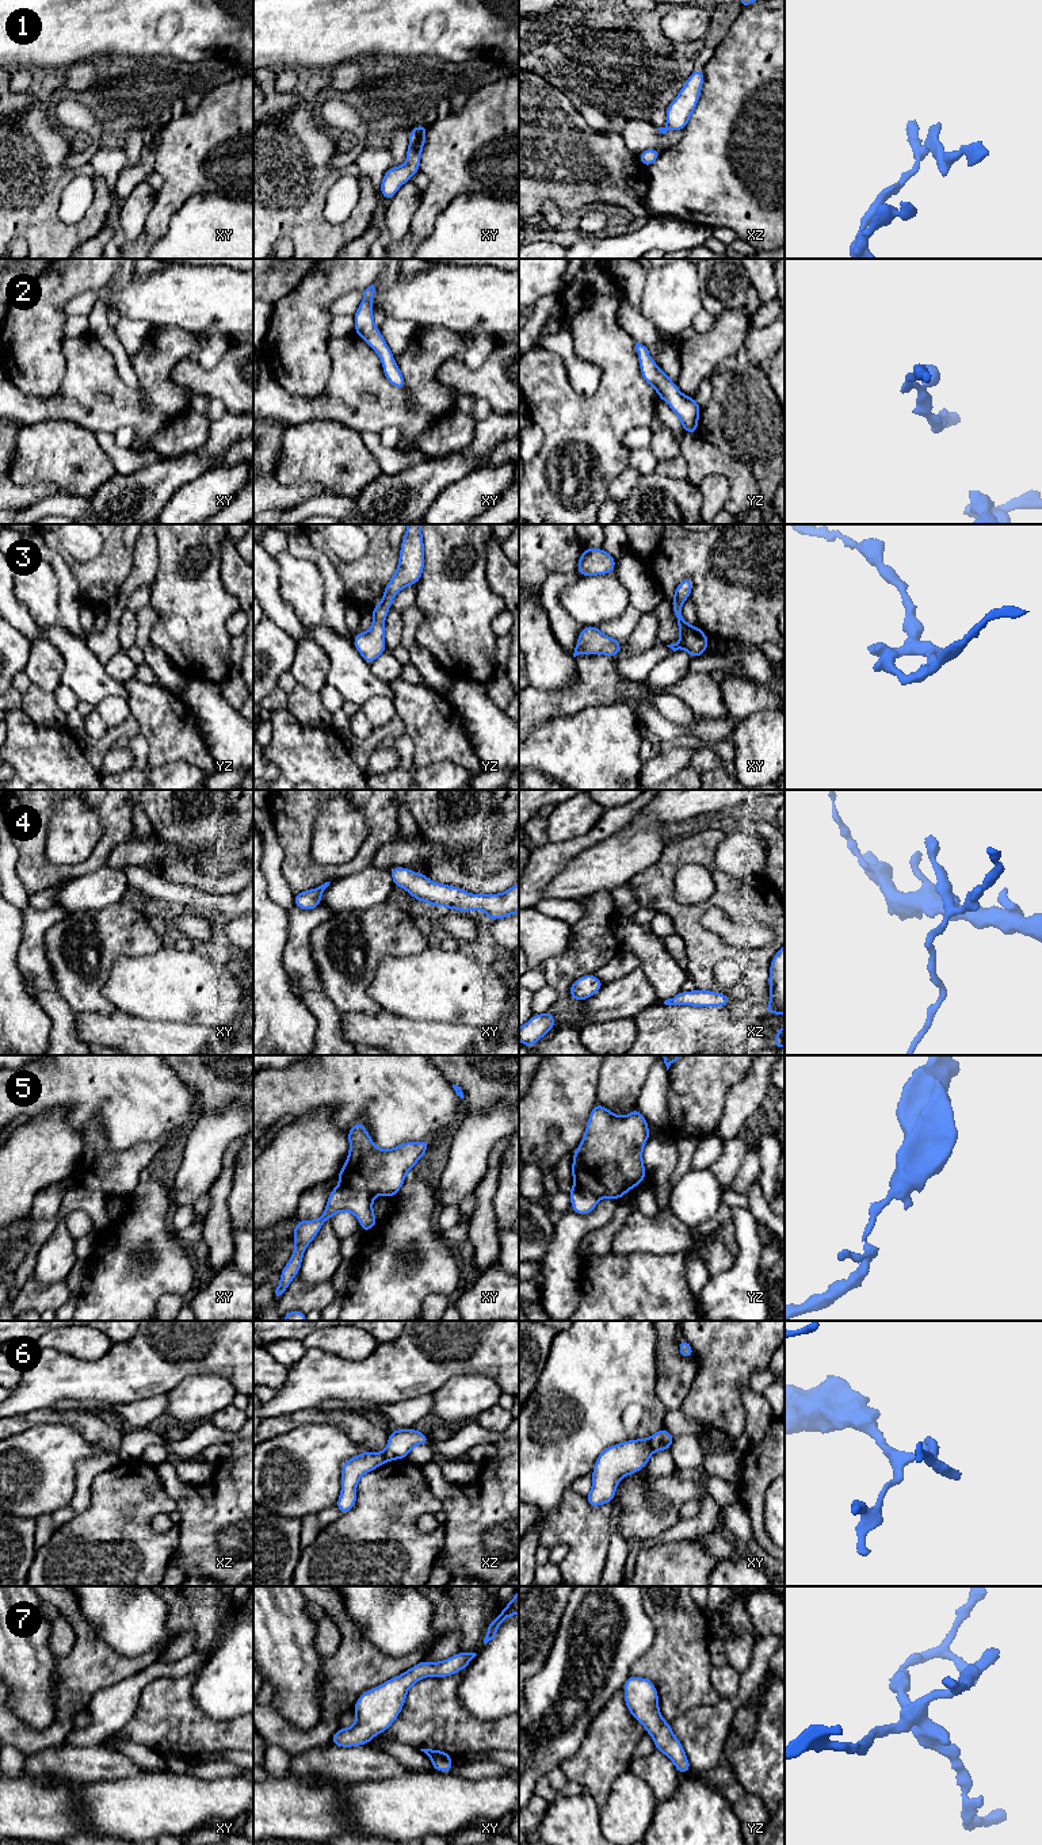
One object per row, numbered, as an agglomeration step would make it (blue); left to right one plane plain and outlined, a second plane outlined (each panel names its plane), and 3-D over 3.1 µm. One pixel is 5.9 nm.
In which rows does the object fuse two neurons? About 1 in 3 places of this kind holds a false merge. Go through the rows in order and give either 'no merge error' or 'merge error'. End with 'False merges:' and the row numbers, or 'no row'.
1: no merge error
2: no merge error
3: no merge error
4: no merge error
5: merge error
6: merge error
7: no merge error
False merges: 5, 6

